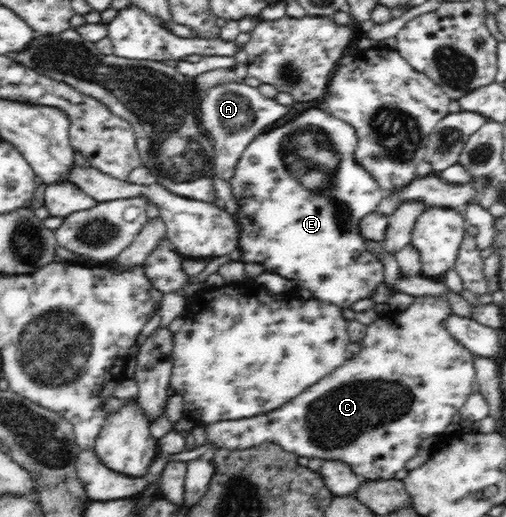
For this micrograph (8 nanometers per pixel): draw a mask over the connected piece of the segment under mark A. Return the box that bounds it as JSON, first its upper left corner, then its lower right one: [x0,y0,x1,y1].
[200,81,290,182]

